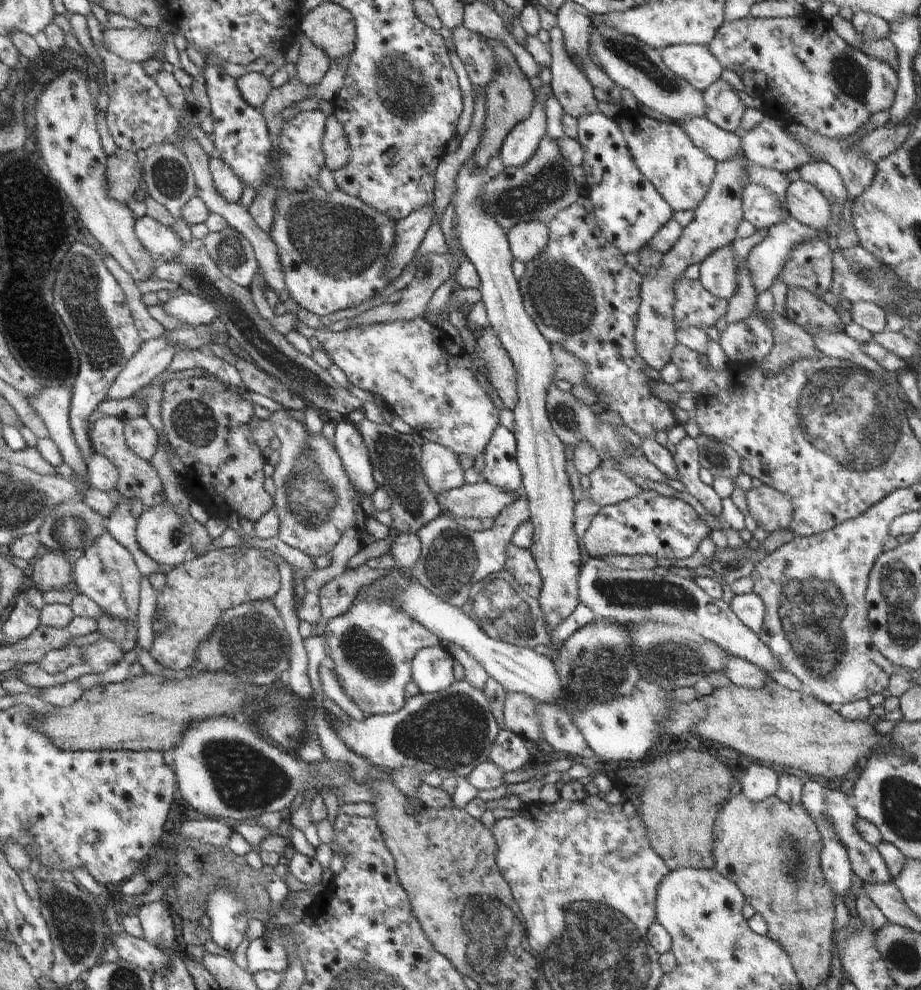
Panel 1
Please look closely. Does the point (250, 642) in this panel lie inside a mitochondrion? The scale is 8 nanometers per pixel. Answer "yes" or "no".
yes

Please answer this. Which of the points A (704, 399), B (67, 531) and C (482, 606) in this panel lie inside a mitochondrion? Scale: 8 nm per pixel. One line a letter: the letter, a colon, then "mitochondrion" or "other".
A: other
B: mitochondrion
C: mitochondrion

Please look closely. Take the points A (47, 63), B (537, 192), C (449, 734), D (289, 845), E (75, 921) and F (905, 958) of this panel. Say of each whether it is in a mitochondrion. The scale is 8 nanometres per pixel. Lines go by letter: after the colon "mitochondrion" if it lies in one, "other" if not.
A: other
B: mitochondrion
C: mitochondrion
D: other
E: mitochondrion
F: mitochondrion

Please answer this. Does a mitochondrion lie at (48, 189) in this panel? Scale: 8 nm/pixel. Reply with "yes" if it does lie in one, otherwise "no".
no

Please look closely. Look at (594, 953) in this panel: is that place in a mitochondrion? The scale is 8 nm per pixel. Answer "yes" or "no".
yes

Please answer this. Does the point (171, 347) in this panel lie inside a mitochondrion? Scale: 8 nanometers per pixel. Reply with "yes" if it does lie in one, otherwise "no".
no

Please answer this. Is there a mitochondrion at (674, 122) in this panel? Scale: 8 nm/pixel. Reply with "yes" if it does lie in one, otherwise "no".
no

